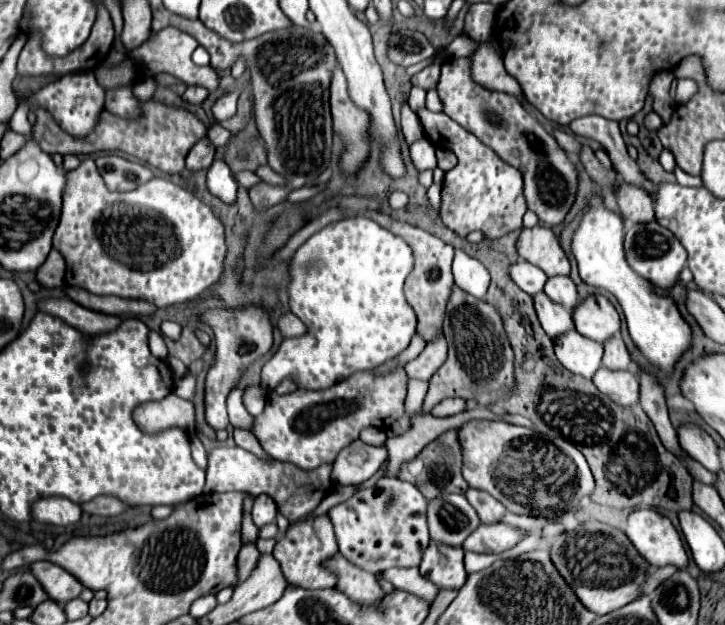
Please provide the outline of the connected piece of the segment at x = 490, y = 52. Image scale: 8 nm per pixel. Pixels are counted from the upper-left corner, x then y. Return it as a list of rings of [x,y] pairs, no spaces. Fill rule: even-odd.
[[[480,43],[478,51],[472,55],[472,77],[476,83],[482,83],[494,91],[506,91],[516,95],[520,101],[524,99],[518,81],[506,73],[502,57],[492,49],[490,43]]]

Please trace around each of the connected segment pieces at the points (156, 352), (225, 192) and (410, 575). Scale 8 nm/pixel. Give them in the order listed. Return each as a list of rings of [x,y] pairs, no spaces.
[[[150,331],[150,351],[152,351],[154,357],[158,357],[158,359],[166,359],[168,349],[166,349],[166,343],[164,343],[164,339],[162,339],[160,333]]]
[[[218,161],[218,179],[216,181],[218,181],[218,187],[214,187],[214,189],[218,189],[218,191],[214,191],[214,195],[218,195],[226,203],[234,203],[238,185],[236,185],[236,179],[232,177],[230,167],[224,161]]]
[[[388,569],[382,573],[382,577],[386,581],[390,581],[396,589],[412,593],[420,599],[424,599],[426,603],[434,603],[436,595],[438,595],[438,587],[434,583],[430,583],[428,579],[424,579],[418,569]]]

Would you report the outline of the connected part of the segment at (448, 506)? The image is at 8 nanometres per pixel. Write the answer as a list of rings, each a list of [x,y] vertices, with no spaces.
[[[438,495],[428,501],[430,539],[444,545],[462,547],[464,539],[480,525],[480,519],[464,495]]]

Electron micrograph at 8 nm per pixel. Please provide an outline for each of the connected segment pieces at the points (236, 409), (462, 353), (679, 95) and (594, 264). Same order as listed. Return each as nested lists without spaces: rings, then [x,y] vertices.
[[[240,387],[232,389],[232,393],[228,395],[230,424],[237,428],[251,430],[254,417],[246,411],[246,407],[244,407],[244,403],[242,403],[242,395],[244,395],[244,389],[240,389]]]
[[[454,285],[442,327],[448,341],[448,359],[432,375],[420,413],[428,415],[432,407],[446,397],[476,399],[480,407],[504,401],[514,385],[514,353],[506,339],[498,311],[486,301],[476,299]]]
[[[678,79],[678,89],[676,89],[676,103],[686,103],[690,95],[696,93],[696,83],[692,79]]]
[[[602,203],[598,205],[590,205],[590,209],[582,215],[578,229],[572,235],[572,253],[578,261],[578,269],[580,269],[580,277],[586,285],[596,287],[600,291],[606,291],[610,295],[616,297],[616,301],[620,303],[624,317],[626,317],[626,325],[630,331],[632,341],[636,343],[636,347],[640,349],[640,353],[650,361],[650,365],[654,365],[656,369],[660,369],[664,375],[672,375],[676,363],[680,361],[680,357],[692,347],[692,327],[686,323],[686,319],[682,317],[682,313],[678,311],[676,301],[670,295],[660,295],[656,293],[654,285],[646,283],[646,279],[642,279],[640,275],[636,275],[628,263],[626,263],[626,253],[624,253],[624,219],[620,213],[608,209]]]

